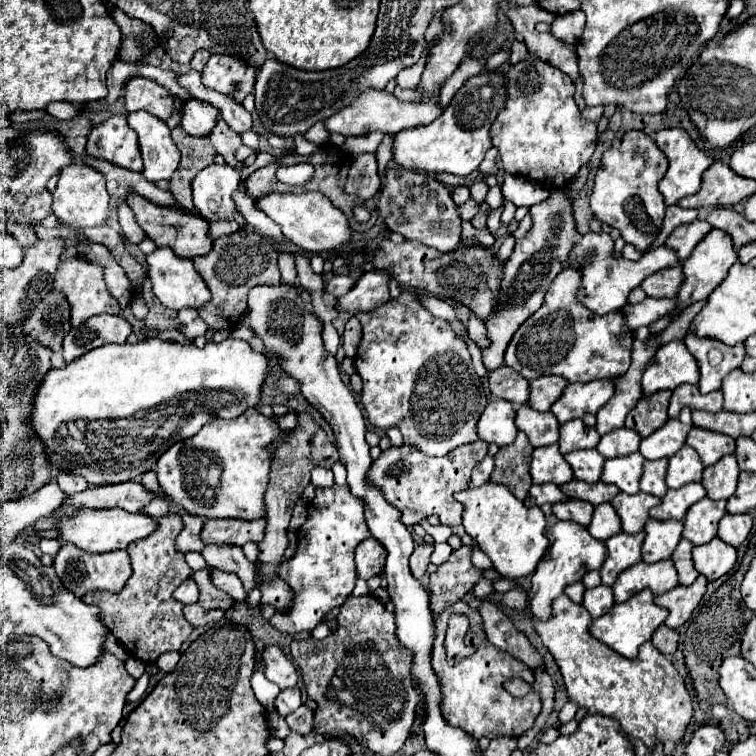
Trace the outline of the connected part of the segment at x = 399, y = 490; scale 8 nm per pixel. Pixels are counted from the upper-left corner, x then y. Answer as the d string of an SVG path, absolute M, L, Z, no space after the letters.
M485 441L455 447L445 457L427 457L413 445L389 447L387 451L381 453L379 459L373 461L367 477L371 479L371 485L379 487L385 499L403 513L401 521L405 525L415 525L421 523L427 515L437 515L443 525L457 527L461 525L461 515L465 507L453 497L453 493L469 487L471 471L485 455L487 455Z

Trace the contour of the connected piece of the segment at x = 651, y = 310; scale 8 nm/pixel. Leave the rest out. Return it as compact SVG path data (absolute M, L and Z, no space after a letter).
M647 297L645 301L637 303L637 305L631 305L627 303L623 307L623 315L627 317L627 325L631 329L637 329L641 325L651 325L653 321L661 319L661 317L675 317L675 311L679 307L679 301L677 299L653 299L653 297Z

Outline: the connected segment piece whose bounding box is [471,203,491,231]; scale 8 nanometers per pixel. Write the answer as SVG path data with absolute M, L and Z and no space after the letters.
M481 203L481 209L479 209L479 213L473 217L473 227L475 229L487 229L487 215L489 215L489 211L491 211L491 207L487 205L487 203Z

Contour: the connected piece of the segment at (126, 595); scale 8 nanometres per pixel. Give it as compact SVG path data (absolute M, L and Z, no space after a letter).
M169 513L157 519L157 531L149 539L139 539L127 547L131 555L133 575L121 593L87 593L85 603L99 607L103 625L119 639L119 643L143 663L155 663L167 651L179 651L191 635L193 627L183 617L183 605L173 599L173 591L193 575L185 555L177 551L175 539L181 533L183 521L179 513Z

